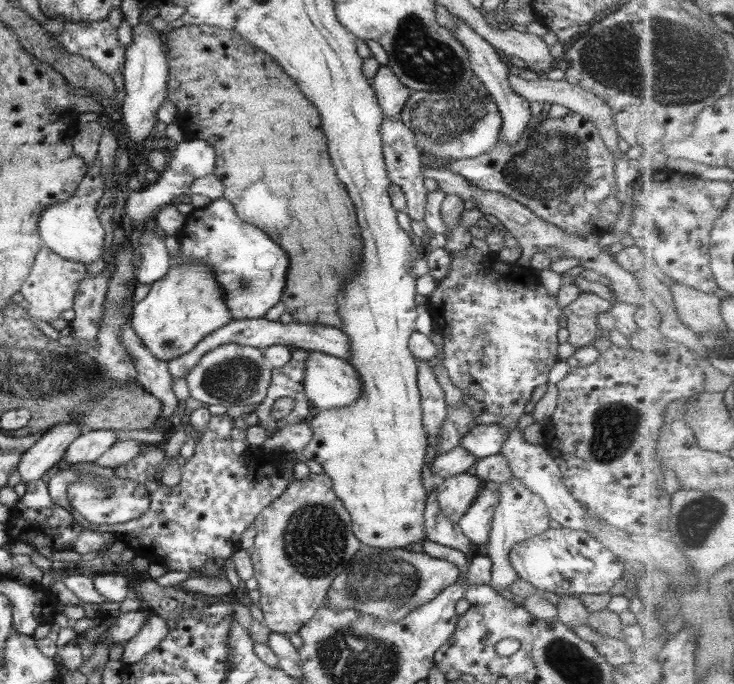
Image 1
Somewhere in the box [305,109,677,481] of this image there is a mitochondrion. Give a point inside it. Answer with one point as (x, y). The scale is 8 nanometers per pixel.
(550, 165)

